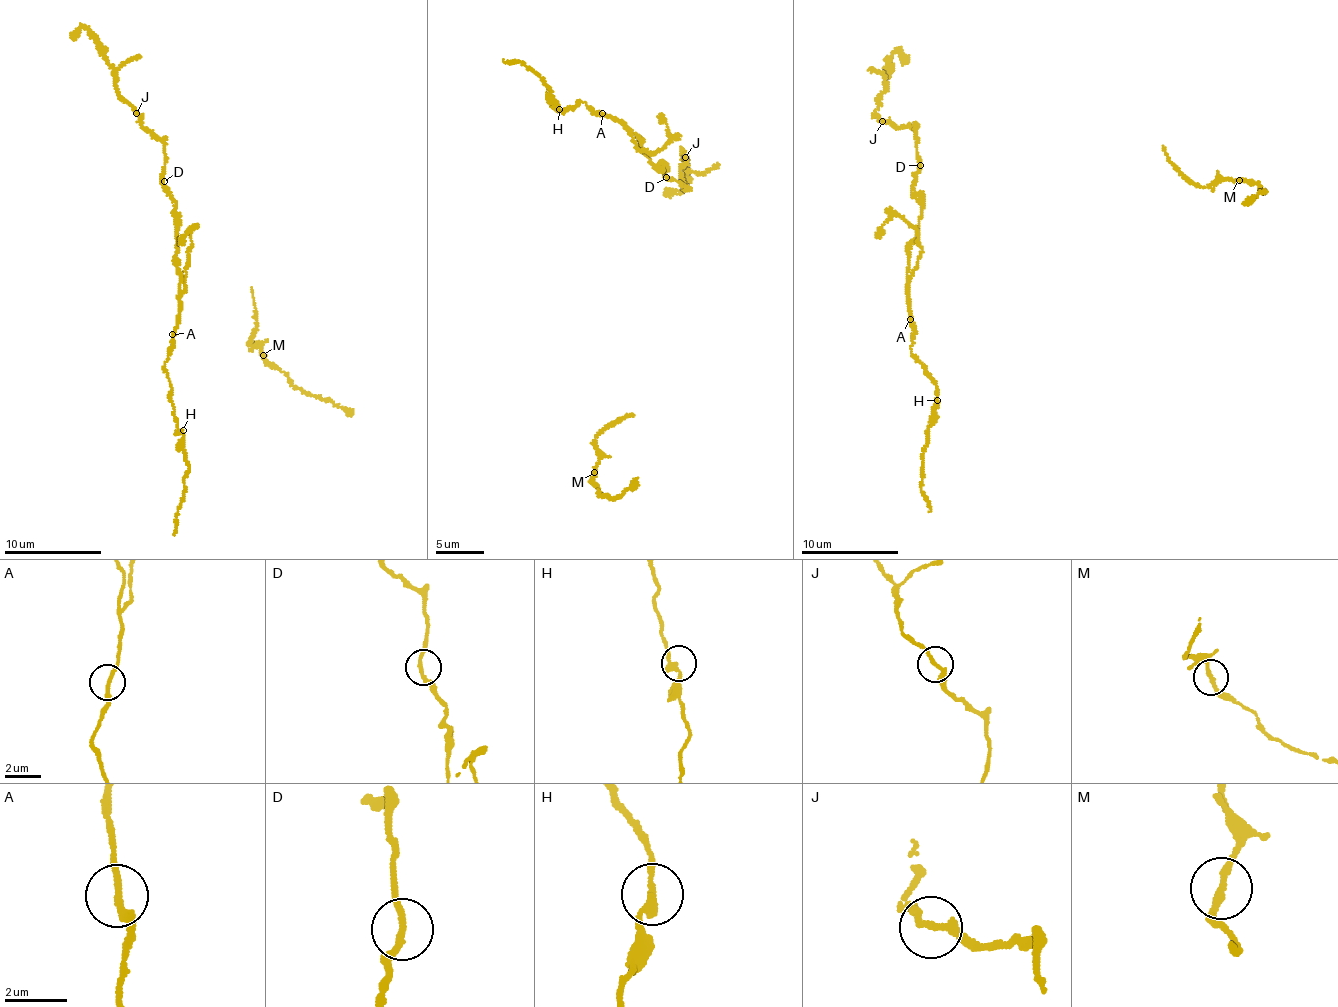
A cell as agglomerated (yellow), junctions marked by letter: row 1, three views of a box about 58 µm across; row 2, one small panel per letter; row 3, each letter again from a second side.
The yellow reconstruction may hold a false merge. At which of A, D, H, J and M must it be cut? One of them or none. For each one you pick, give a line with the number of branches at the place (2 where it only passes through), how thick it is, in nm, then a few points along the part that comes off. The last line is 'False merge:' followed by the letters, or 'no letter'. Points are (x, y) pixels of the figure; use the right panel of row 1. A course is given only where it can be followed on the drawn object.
False merge: no letter

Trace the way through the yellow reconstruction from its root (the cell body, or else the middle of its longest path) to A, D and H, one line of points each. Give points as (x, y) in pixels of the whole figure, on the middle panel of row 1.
A: (659, 172), (642, 153), (639, 137), (615, 117), (602, 113)
D: (659, 172), (665, 164), (669, 167), (666, 177)
H: (659, 172), (642, 153), (639, 137), (615, 117), (579, 100), (559, 109)

